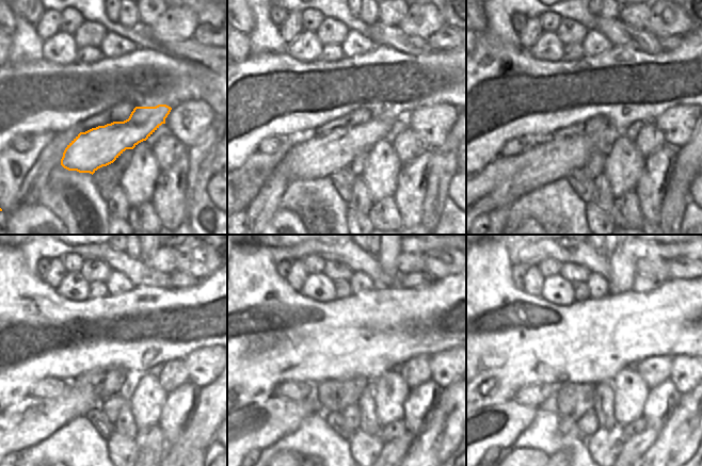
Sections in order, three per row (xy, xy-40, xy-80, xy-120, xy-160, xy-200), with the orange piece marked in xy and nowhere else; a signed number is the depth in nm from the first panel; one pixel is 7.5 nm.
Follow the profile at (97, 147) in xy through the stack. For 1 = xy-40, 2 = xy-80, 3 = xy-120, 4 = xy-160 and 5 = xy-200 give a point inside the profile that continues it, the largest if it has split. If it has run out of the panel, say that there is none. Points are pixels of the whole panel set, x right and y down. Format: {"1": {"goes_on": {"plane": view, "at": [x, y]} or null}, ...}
{"1": {"goes_on": {"plane": "xy-40", "at": [318, 157]}}, "2": {"goes_on": {"plane": "xy-80", "at": [508, 178]}}, "3": {"goes_on": {"plane": "xy-120", "at": [20, 426]}}, "4": {"goes_on": {"plane": "xy-160", "at": [258, 426]}}, "5": {"goes_on": {"plane": "xy-200", "at": [498, 426]}}}

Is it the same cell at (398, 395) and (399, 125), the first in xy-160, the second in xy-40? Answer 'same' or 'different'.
different

